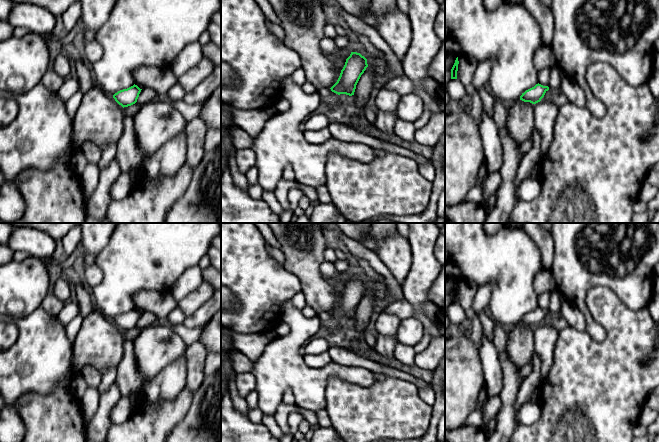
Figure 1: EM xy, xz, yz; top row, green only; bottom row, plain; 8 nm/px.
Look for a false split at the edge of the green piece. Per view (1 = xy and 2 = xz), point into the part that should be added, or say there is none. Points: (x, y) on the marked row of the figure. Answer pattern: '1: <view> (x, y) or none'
1: none
2: none

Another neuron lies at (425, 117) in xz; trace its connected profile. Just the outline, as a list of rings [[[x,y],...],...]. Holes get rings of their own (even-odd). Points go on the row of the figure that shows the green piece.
[[[424,106],[422,115],[415,123],[413,123],[415,129],[423,128],[430,120],[430,117],[431,117],[431,113],[429,108],[427,106]]]

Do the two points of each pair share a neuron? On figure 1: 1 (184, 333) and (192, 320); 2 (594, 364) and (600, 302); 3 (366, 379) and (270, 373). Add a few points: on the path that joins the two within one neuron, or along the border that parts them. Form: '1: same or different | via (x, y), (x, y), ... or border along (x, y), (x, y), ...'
1: different | border along (182, 323), (190, 328), (203, 326)
2: same | via (609, 349), (612, 346), (612, 317)
3: same | via (342, 371), (294, 373)

